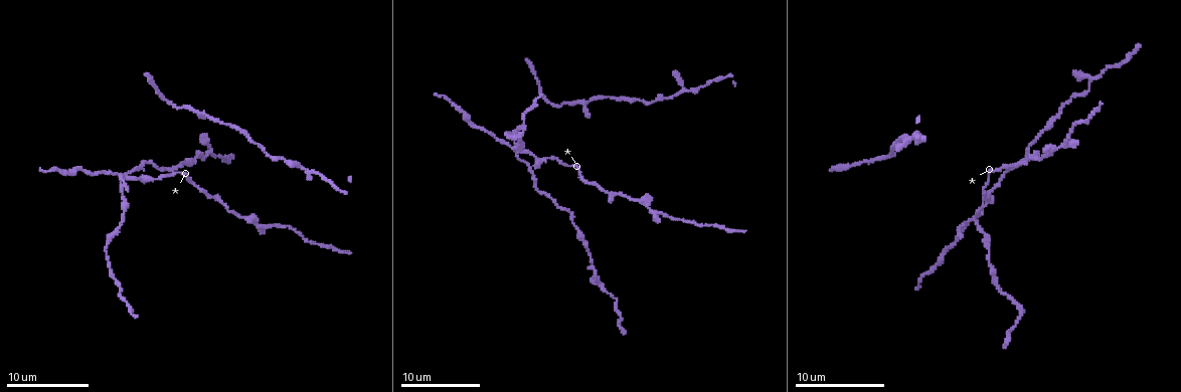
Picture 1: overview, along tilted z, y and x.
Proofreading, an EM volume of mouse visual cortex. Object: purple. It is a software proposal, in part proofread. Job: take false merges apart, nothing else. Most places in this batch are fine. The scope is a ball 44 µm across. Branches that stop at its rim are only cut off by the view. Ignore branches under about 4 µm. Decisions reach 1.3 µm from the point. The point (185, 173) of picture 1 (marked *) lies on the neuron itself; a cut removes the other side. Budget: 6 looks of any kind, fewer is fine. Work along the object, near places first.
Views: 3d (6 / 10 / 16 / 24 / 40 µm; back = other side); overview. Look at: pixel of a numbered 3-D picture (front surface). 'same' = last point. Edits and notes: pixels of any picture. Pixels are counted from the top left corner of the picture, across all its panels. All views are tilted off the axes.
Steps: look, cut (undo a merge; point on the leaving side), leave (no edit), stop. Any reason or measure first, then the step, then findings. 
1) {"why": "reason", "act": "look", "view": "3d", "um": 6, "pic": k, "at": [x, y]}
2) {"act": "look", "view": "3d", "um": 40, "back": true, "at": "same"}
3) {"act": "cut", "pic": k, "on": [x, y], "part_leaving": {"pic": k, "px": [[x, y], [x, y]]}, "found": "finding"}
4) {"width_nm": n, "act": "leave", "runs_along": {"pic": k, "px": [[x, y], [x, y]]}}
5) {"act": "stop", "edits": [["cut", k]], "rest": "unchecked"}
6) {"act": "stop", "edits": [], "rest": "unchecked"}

{"why": "small branch off a trunk", "act": "look", "view": "3d", "um": 10, "pic": 1, "at": [649, 212]}

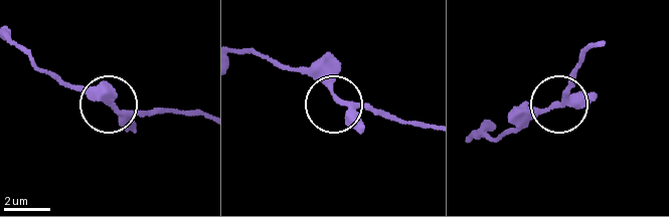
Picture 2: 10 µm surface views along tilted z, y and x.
{"act": "look", "view": "3d", "um": 10, "back": true, "pic": 2, "at": [339, 101]}

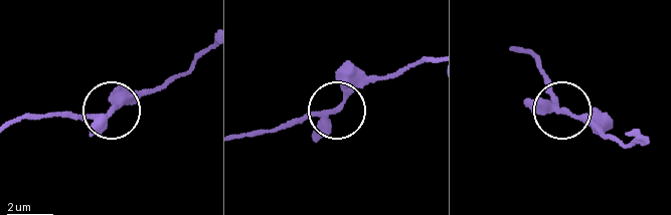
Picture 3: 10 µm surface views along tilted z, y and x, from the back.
{"act": "leave", "runs_along": {"pic": 3, "px": [[207, 47], [186, 74], [115, 109], [54, 116]]}, "found": "all the same neuron"}

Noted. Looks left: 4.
{"why": "four or more arms meet", "act": "look", "view": "3d", "um": 16, "pic": 1, "at": [517, 153]}

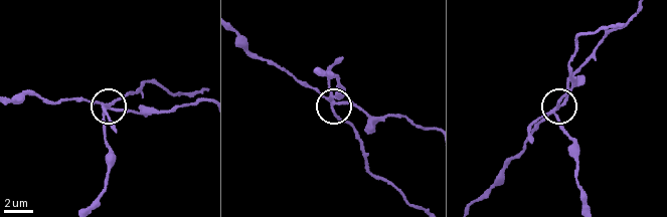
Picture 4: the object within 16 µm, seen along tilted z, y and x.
{"width_nm": 210, "act": "cut", "pic": 4, "on": [328, 79], "part_leaving": {"pic": 4, "px": [[331, 103], [358, 139], [370, 171], [395, 187], [406, 200]]}, "found": "two neurons meet here"}

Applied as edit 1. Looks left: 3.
{"act": "look", "view": "overview"}

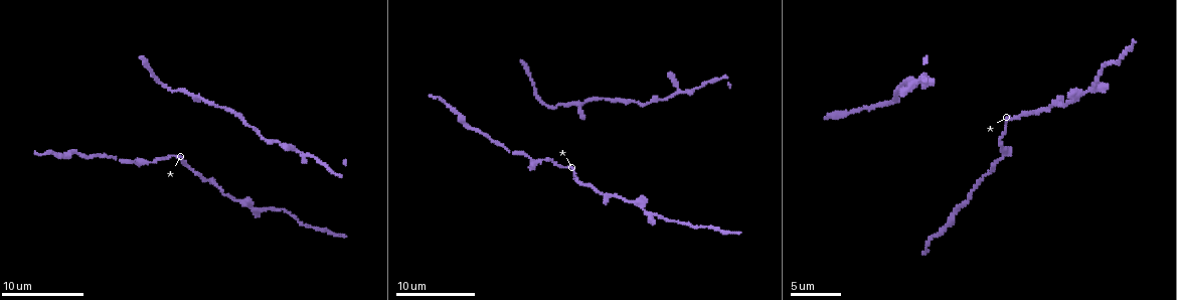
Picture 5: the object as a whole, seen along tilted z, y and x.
{"why": "thin arm on a thick one", "act": "look", "view": "3d", "um": 6, "pic": 5, "at": [580, 104]}

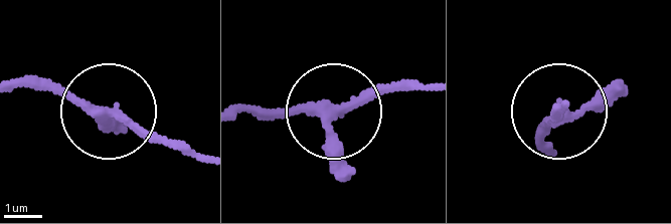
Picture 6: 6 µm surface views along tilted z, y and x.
{"arms": 3, "act": "leave", "found": "continuous, no second neuron"}

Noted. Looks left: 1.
{"act": "stop", "edits": [["cut", 4]], "rest": "unchecked"}

